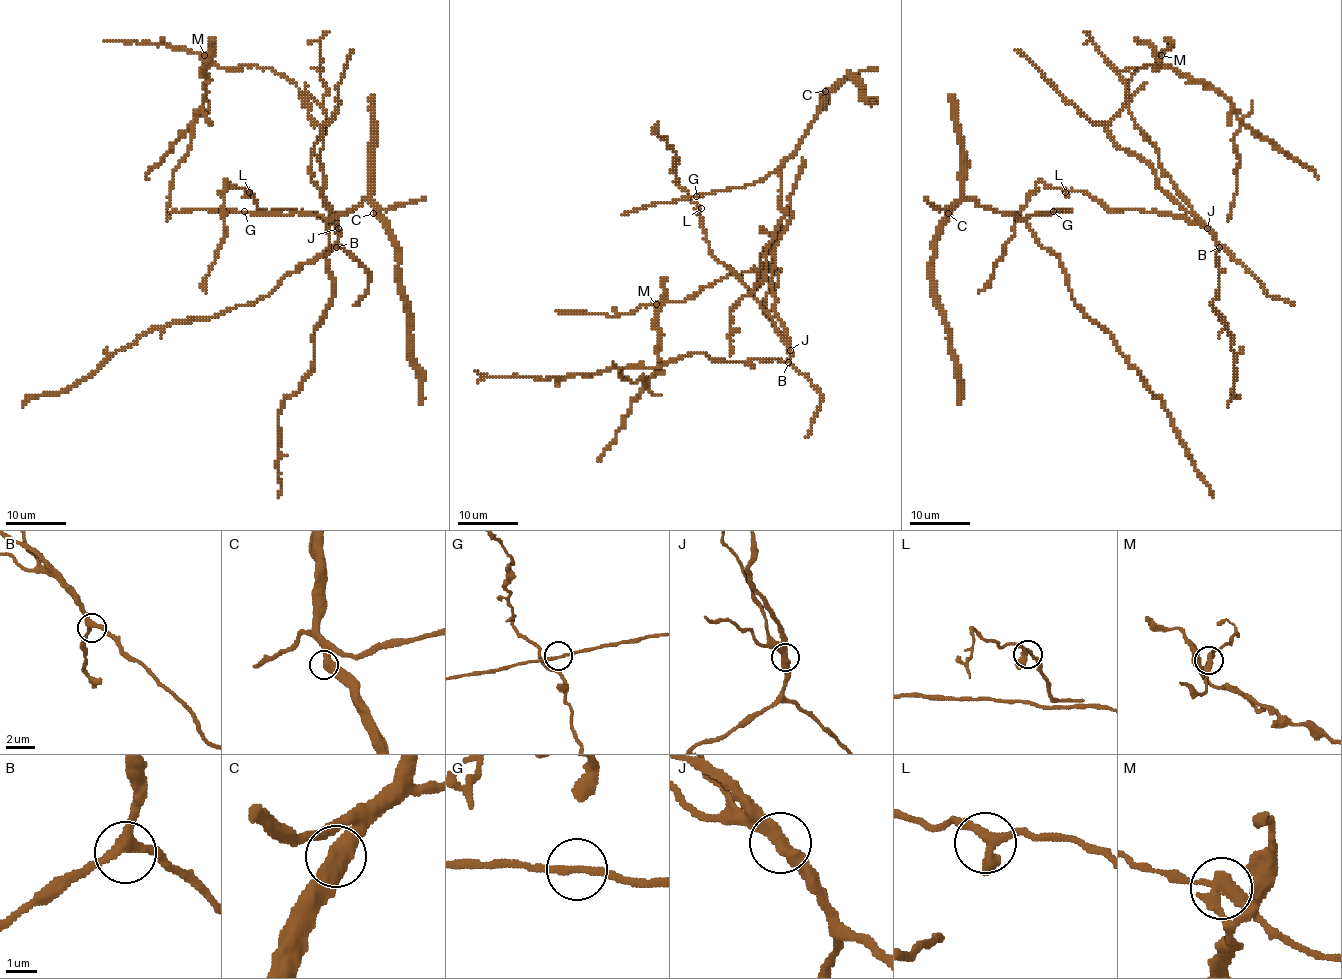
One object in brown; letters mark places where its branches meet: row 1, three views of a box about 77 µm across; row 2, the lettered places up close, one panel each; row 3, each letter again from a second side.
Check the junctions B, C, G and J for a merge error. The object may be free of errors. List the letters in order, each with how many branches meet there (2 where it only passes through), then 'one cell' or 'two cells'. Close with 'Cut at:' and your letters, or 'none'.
B: branches 3; one cell
C: branches 2; one cell
G: branches 2; one cell
J: branches 2; two cells
Cut at: J

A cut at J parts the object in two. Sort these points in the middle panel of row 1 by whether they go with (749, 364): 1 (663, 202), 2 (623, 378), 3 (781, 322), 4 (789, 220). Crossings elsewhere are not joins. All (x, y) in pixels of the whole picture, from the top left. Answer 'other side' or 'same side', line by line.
1: same side
2: other side
3: same side
4: same side

